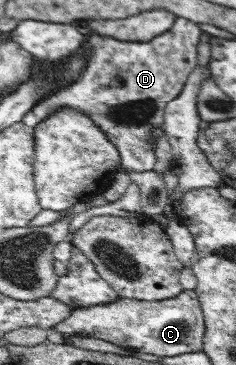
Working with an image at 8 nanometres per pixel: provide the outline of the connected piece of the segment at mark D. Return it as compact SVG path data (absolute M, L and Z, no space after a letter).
M178 17L169 31L148 42L119 41L113 37L99 36L95 33L87 35L82 47L90 53L89 65L81 71L81 77L71 82L69 86L55 89L47 99L37 104L29 113L25 113L21 122L34 128L51 113L59 111L61 107L77 108L77 111L87 115L93 123L97 124L97 127L101 128L101 131L105 132L107 138L113 141L115 148L121 154L120 169L123 172L151 171L155 163L155 145L151 142L152 129L163 127L165 106L181 93L189 79L189 74L195 70L197 45L203 32L199 24L193 23L190 19Z

